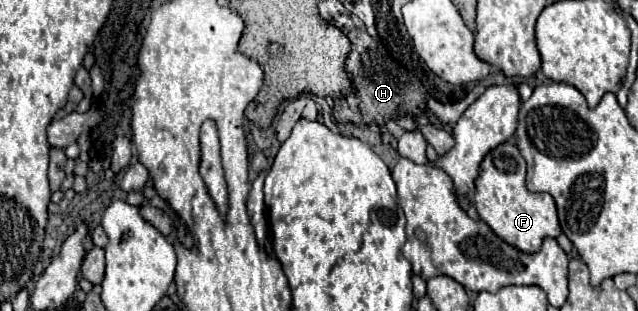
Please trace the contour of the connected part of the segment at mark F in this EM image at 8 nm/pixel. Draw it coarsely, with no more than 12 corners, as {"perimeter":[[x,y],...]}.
{"perimeter":[[511,143],[485,155],[473,203],[523,253],[561,235],[553,197],[525,187]]}

